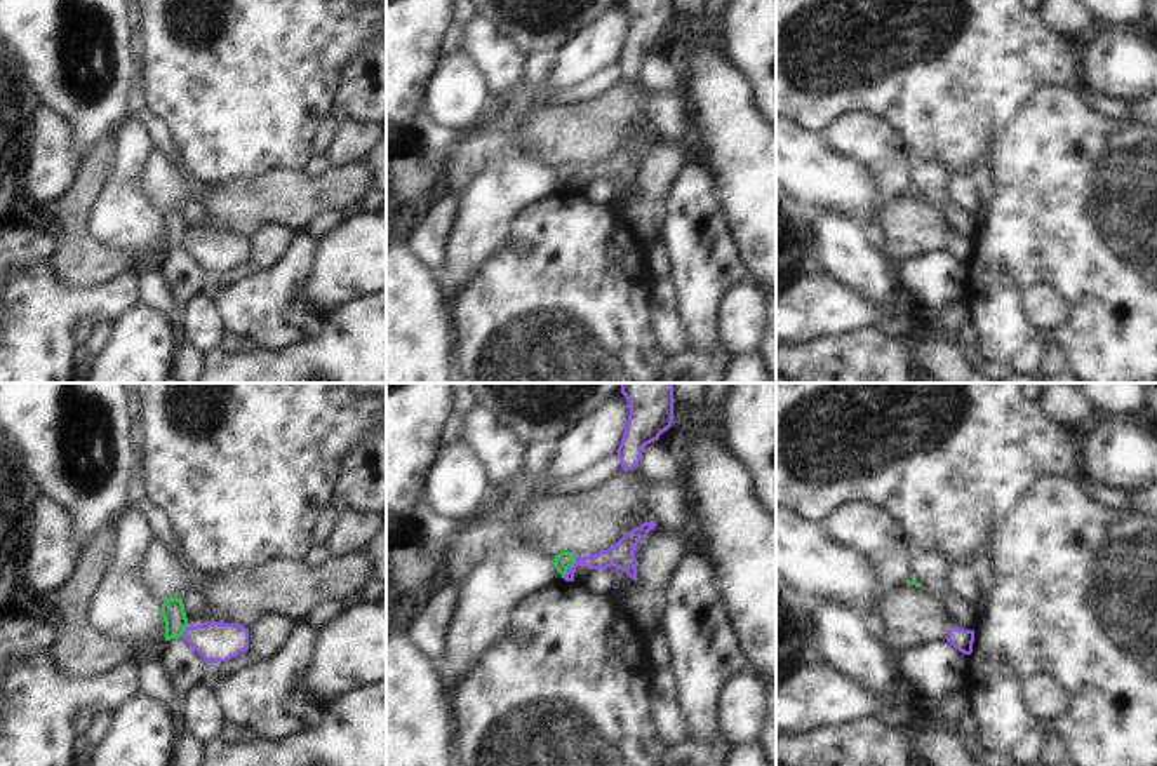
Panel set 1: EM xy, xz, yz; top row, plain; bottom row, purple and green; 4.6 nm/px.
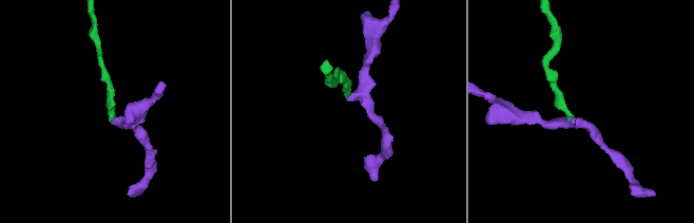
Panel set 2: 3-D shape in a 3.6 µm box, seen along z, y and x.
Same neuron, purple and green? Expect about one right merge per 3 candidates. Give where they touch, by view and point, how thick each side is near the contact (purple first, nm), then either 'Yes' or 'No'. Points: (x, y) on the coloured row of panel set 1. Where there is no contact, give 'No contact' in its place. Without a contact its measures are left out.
Touches purple at xz (569, 568). Thickness 120 nm (purple) against 80 nm. No

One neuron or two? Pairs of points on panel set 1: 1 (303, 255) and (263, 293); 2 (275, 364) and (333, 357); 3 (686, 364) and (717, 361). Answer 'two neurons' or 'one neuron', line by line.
1: one neuron
2: one neuron
3: one neuron

